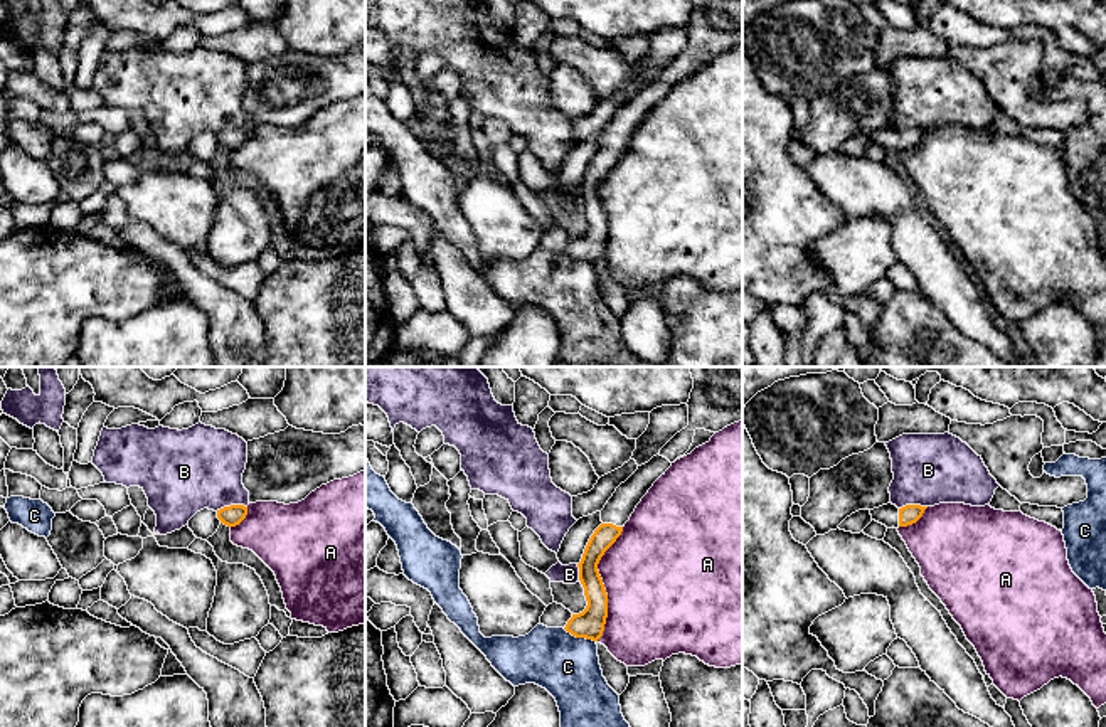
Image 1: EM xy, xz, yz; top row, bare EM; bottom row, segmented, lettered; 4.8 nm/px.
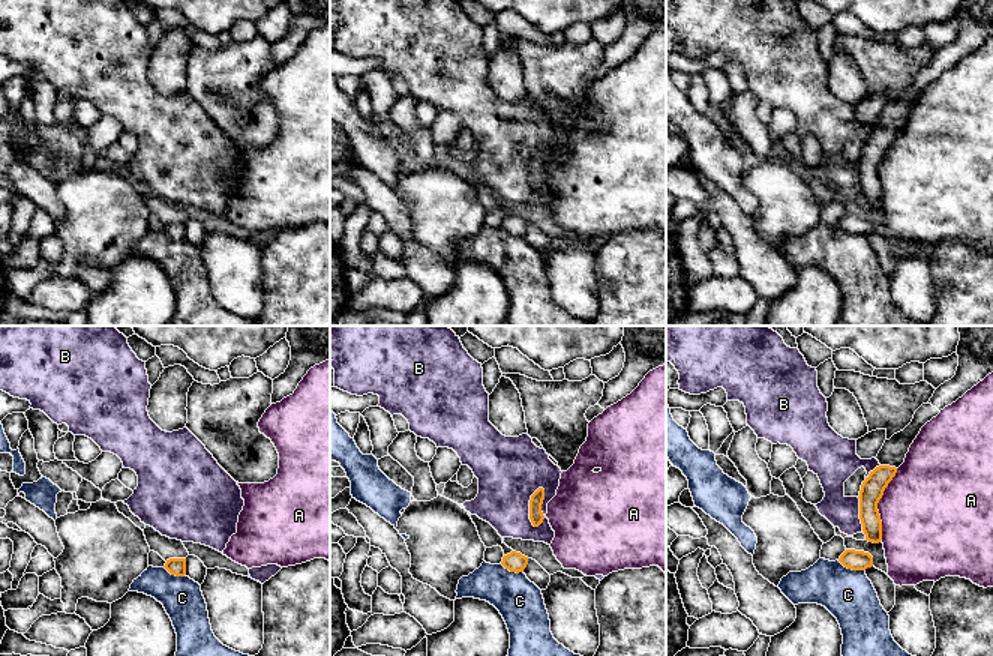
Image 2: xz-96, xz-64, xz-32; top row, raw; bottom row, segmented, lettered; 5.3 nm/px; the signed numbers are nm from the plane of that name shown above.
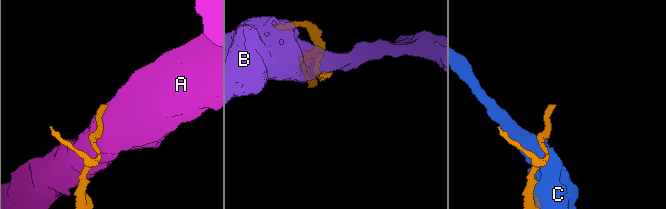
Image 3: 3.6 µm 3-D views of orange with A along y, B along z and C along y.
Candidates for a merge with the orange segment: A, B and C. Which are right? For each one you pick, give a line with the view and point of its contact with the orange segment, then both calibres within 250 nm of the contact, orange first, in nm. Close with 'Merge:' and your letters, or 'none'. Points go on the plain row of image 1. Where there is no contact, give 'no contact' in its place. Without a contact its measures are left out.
Merge: none

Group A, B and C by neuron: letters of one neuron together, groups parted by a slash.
A / B / C

